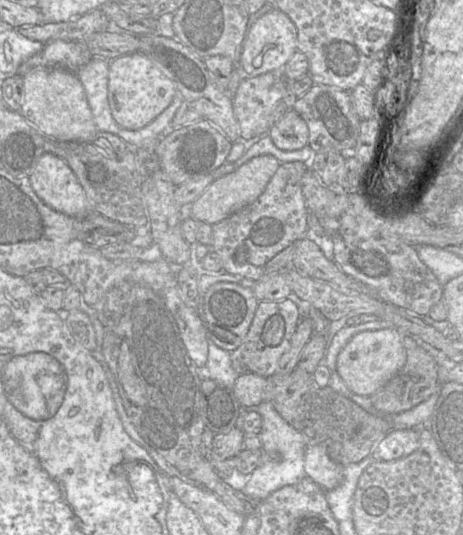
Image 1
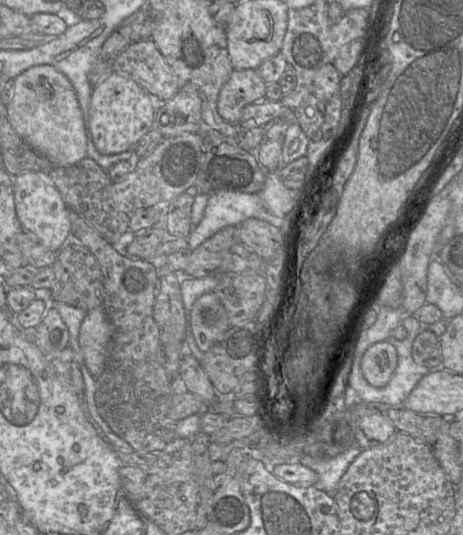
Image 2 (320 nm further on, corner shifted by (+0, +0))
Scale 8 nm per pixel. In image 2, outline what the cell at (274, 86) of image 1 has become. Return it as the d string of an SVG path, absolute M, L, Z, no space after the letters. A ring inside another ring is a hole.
M233 70L229 79L221 88L217 110L228 123L240 124L243 108L251 103L264 100L267 83L257 70Z

